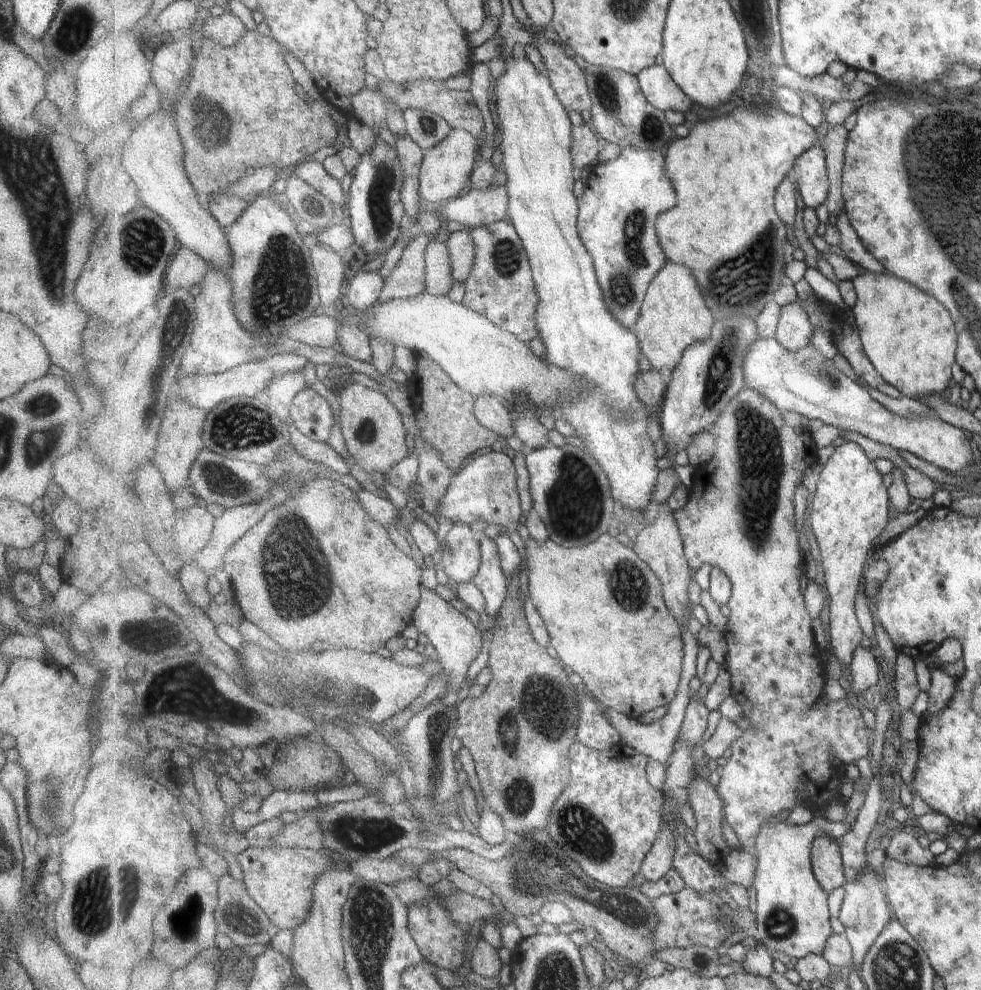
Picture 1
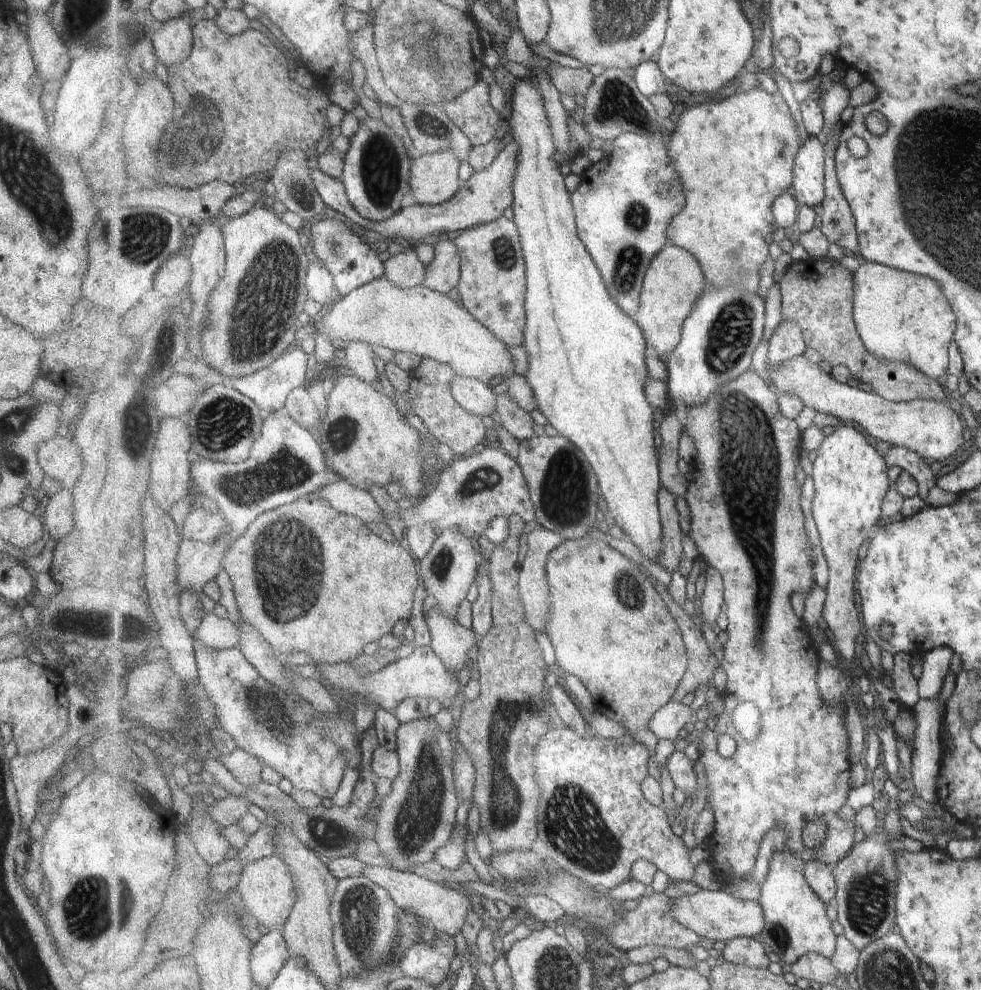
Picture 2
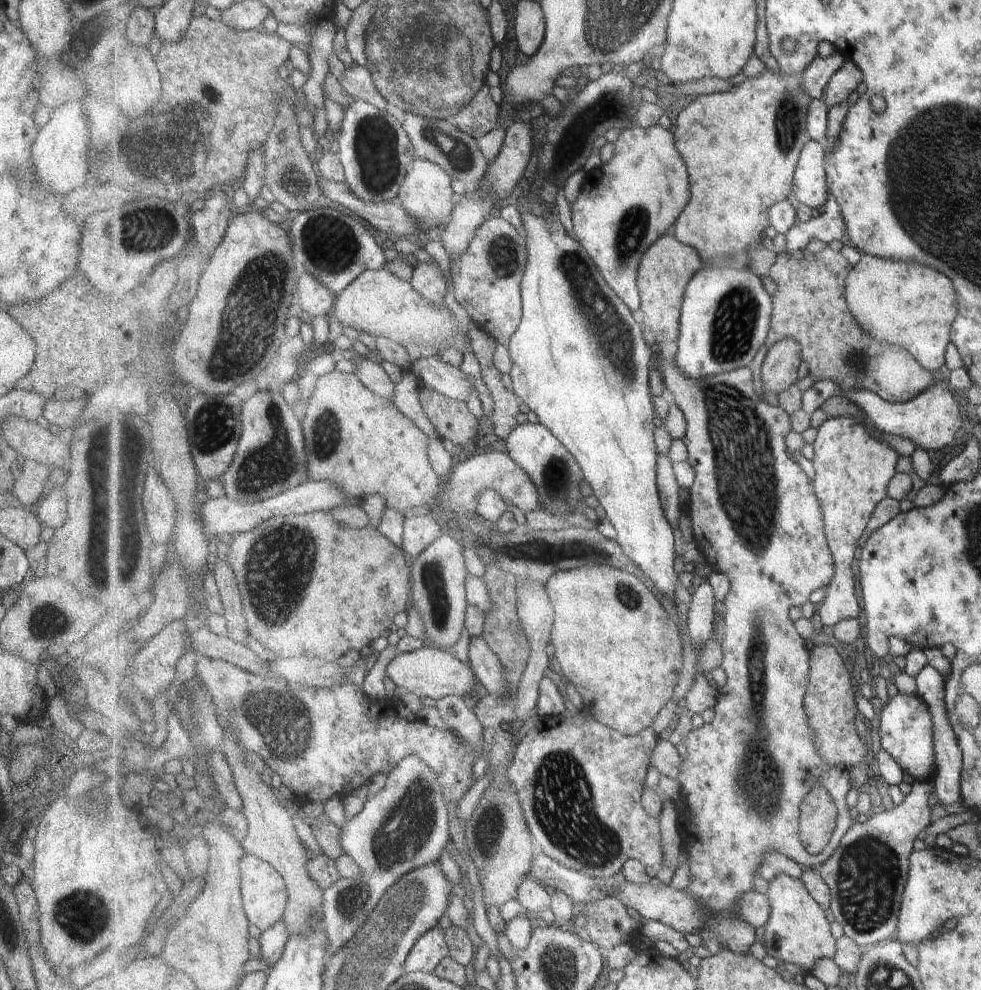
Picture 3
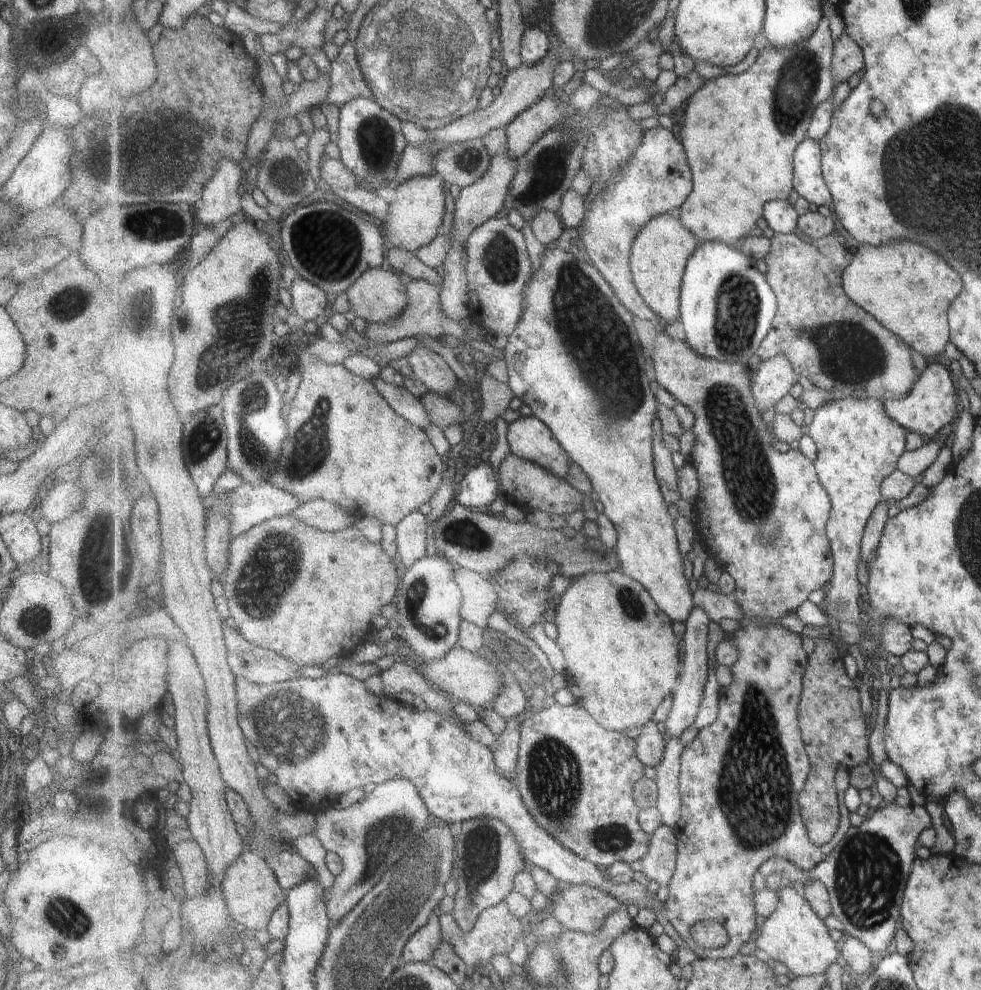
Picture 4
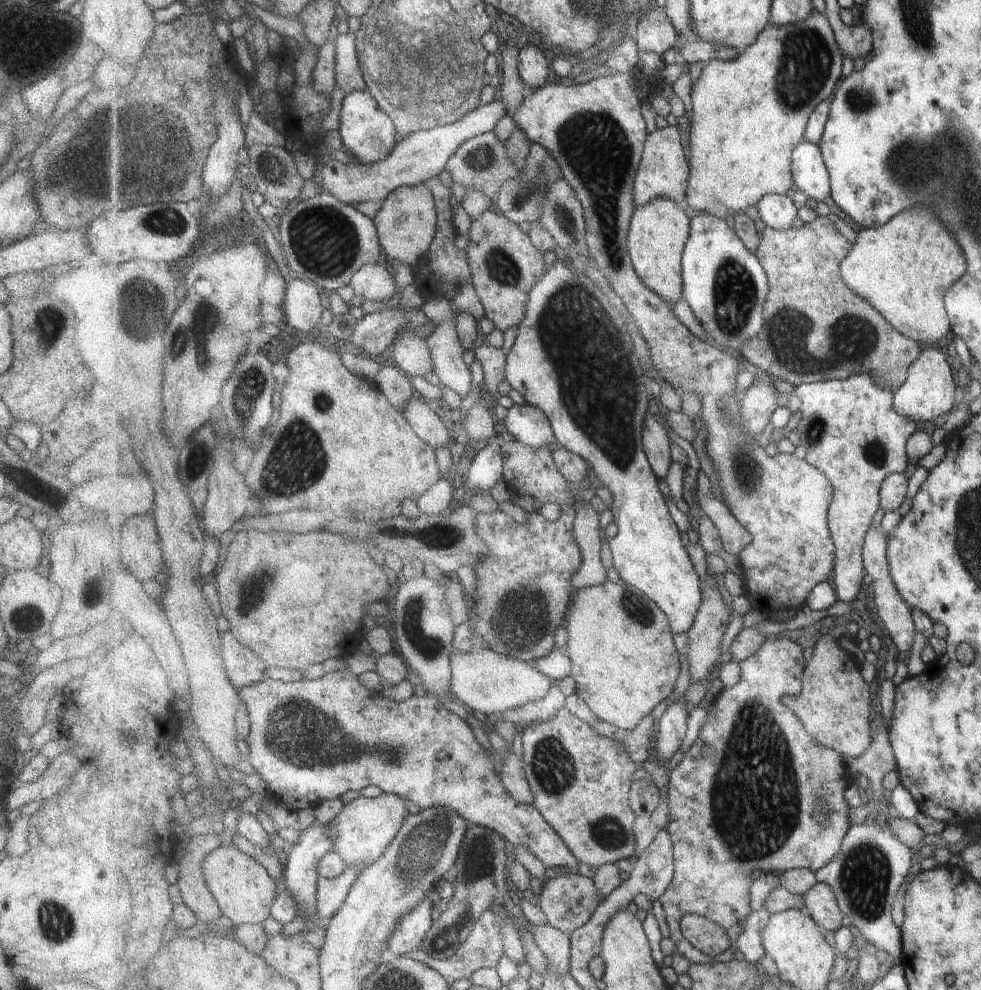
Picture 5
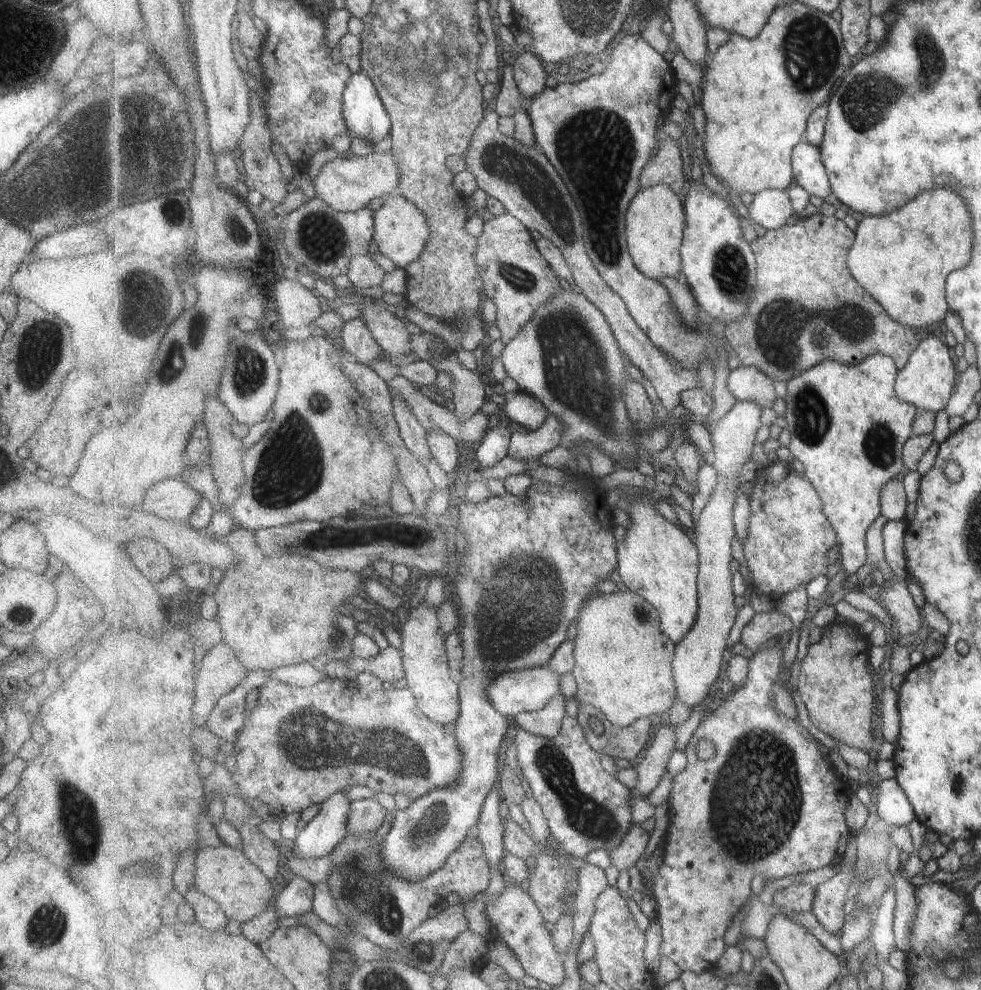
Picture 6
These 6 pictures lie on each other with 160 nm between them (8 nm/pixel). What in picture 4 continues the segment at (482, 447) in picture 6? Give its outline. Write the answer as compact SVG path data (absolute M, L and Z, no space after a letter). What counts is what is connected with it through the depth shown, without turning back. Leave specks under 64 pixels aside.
M484 459L457 483L457 501L469 508L485 508L492 506L501 491L499 474Z

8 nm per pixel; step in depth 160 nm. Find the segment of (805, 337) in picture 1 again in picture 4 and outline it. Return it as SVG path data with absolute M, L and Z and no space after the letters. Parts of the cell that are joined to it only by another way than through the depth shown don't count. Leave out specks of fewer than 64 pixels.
M785 354L762 361L752 385L759 410L775 408L791 392L797 377L793 363L785 358Z

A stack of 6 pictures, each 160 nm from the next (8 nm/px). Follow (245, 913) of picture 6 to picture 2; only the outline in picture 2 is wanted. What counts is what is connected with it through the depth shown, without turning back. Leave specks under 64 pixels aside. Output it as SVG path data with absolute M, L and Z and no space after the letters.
M274 855L247 863L242 874L235 888L243 898L249 914L253 914L255 920L269 930L283 931L297 903L296 882L293 882L289 866L281 856Z

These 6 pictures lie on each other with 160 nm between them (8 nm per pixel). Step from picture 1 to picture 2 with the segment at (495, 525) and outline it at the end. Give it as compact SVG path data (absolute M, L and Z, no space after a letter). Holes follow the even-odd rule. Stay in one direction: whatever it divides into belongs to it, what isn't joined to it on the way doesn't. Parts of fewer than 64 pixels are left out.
M484 448L480 453L458 458L441 472L437 487L428 493L411 510L401 509L403 526L432 525L441 531L458 527L477 536L484 534L489 522L497 516L518 515L525 523L536 519L535 506L528 488L529 482L515 458L501 448ZM333 480L327 488L321 490L321 494L325 494L325 498L329 498L329 502L333 502L333 506L337 506L337 510L345 510L345 514L353 514L365 522L383 522L383 510L377 504L377 500L372 496L367 496L367 490L361 490L346 480Z

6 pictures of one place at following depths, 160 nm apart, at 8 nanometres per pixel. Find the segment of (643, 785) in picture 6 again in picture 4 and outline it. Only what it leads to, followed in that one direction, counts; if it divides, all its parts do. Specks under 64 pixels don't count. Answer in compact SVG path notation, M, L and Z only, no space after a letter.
M696 606L690 617L686 620L686 630L683 635L684 640L684 662L679 678L679 683L674 692L674 705L669 720L662 726L667 728L671 736L683 734L685 728L696 724L696 720L703 702L705 694L705 684L707 684L707 674L709 674L709 654L707 654L707 642L709 642L709 624L712 618L707 611L700 606Z

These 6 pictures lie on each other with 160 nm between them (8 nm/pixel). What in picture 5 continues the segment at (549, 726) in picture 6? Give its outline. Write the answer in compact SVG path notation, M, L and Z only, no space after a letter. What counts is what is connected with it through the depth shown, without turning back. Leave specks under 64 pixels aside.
M553 685L541 702L527 703L513 710L508 710L504 712L503 718L521 728L533 723L547 722L565 706L565 700L567 700L567 696L561 692L559 685Z

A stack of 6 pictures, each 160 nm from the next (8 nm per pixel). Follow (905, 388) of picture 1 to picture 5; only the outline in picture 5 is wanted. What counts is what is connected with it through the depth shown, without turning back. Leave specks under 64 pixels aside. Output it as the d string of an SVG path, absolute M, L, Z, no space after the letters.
M913 208L901 212L889 226L861 230L852 253L842 262L842 275L847 286L873 302L902 335L916 343L933 344L951 329L943 296L963 276L963 258L943 226L927 210Z

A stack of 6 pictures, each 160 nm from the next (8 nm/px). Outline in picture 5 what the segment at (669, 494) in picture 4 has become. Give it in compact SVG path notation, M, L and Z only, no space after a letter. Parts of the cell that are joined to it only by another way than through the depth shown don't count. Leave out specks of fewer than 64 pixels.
M648 412L642 436L650 466L656 471L658 478L666 482L674 463L670 430L663 420L655 418Z

